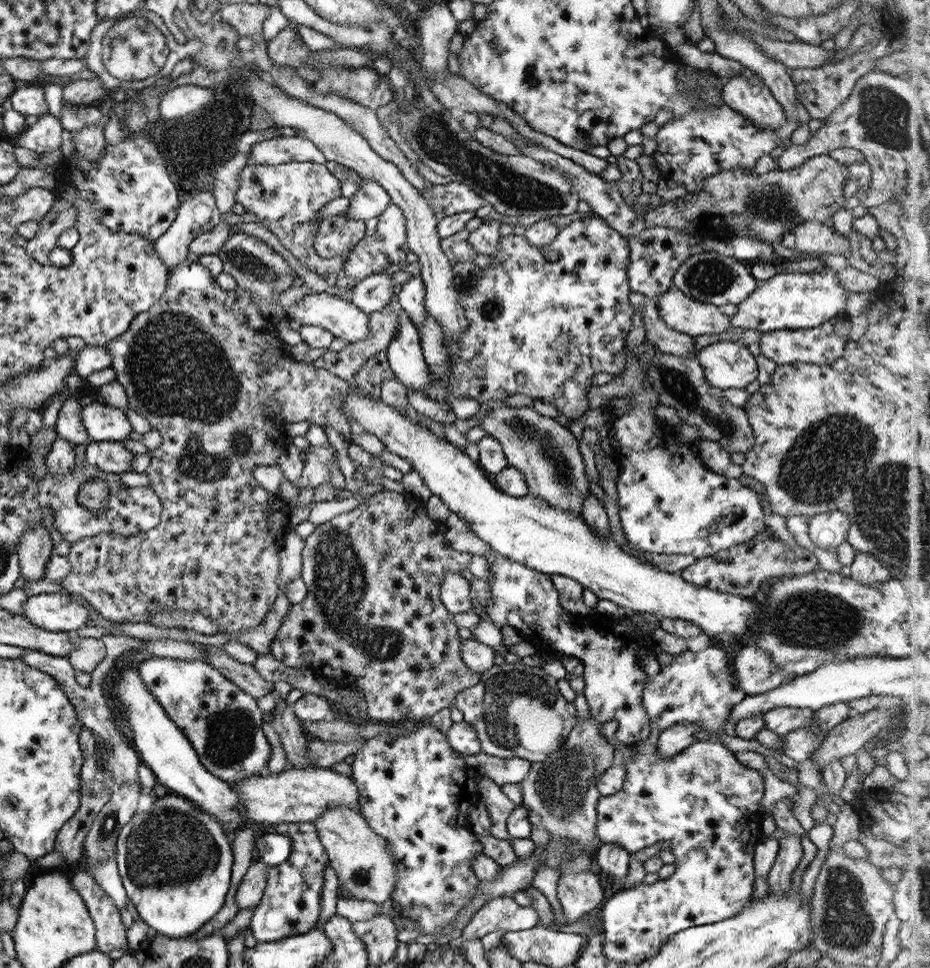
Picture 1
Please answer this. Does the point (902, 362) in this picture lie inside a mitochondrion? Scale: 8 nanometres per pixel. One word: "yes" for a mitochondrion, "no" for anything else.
no

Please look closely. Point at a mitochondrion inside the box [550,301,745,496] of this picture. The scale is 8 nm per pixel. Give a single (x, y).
(678, 385)

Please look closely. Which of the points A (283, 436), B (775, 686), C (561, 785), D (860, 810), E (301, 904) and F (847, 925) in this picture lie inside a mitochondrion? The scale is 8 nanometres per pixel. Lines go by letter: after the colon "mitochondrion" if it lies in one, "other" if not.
A: other
B: other
C: mitochondrion
D: other
E: other
F: mitochondrion

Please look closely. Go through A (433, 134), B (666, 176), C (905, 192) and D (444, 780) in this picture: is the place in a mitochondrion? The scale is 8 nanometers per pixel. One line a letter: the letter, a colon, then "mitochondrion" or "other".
A: mitochondrion
B: other
C: other
D: other

